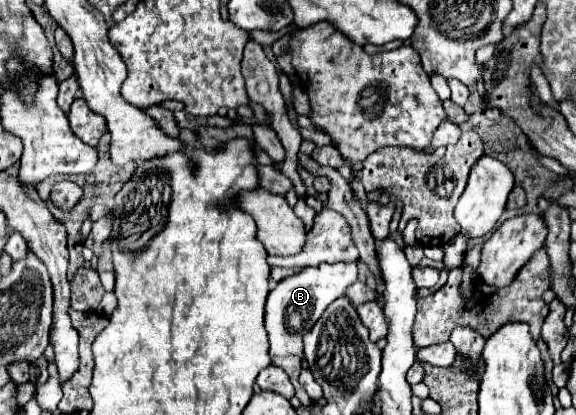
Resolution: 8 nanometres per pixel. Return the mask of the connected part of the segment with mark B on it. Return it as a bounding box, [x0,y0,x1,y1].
[266,264,358,358]

